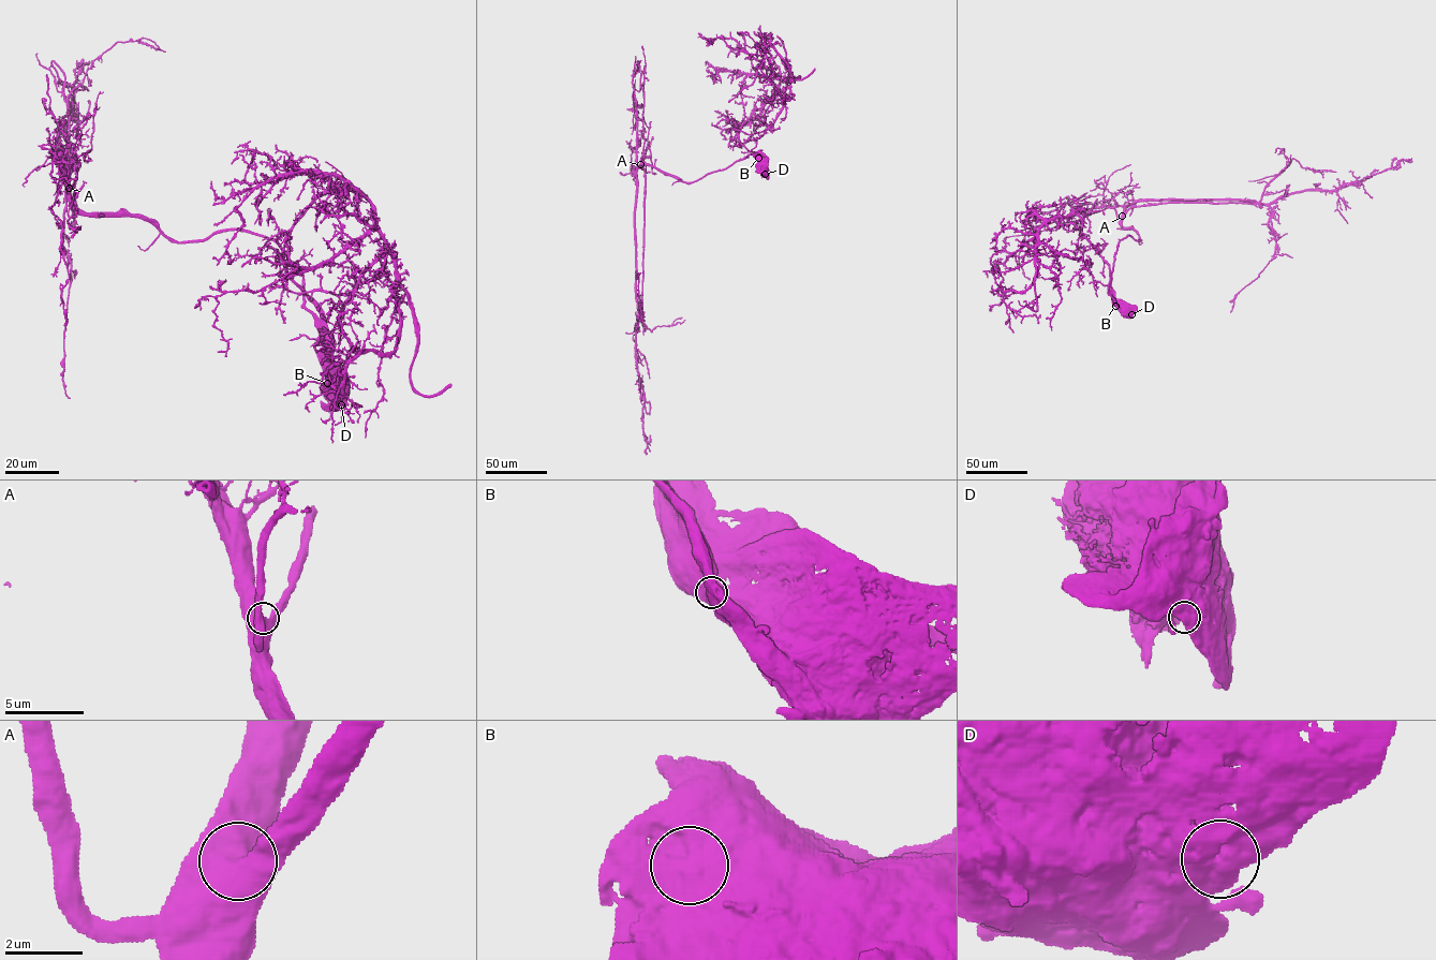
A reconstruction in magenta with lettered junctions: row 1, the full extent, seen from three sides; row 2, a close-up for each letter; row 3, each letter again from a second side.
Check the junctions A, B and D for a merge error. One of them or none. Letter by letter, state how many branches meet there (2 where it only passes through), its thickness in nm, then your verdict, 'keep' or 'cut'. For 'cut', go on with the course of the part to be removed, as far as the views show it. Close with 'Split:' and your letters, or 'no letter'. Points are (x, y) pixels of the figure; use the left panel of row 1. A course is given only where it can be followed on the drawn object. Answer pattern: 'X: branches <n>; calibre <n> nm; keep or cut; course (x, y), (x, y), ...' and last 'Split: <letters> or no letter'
A: branches 1; calibre 900 nm; keep
B: branches 1; calibre 1300 nm; cut; course (327, 384), (320, 322), (275, 241), (169, 241), (73, 205), (56, 151), (80, 69)
D: branches 1; calibre 1250 nm; keep
Split: B

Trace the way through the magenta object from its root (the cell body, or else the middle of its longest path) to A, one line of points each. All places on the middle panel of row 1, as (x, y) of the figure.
A: (764, 168), (755, 153), (750, 153), (725, 168), (684, 182), (640, 164)

